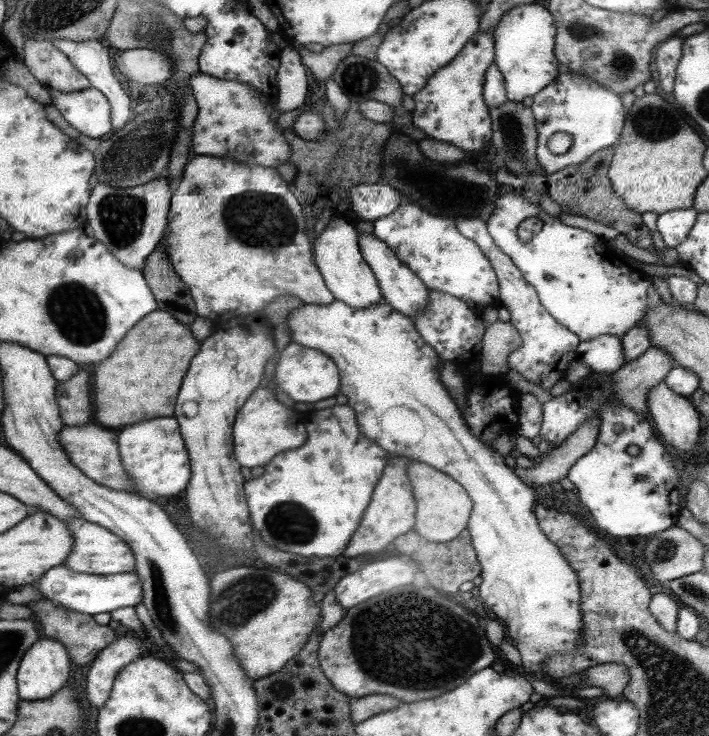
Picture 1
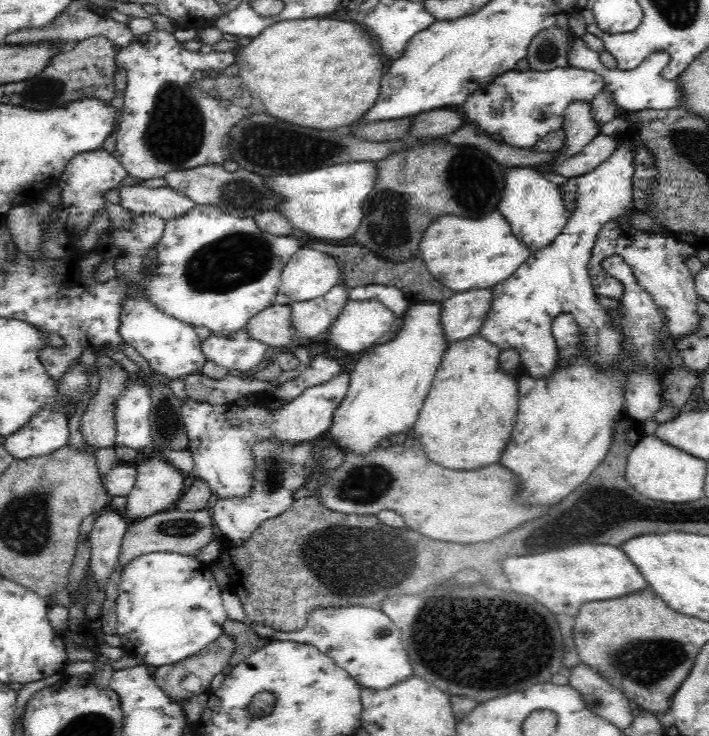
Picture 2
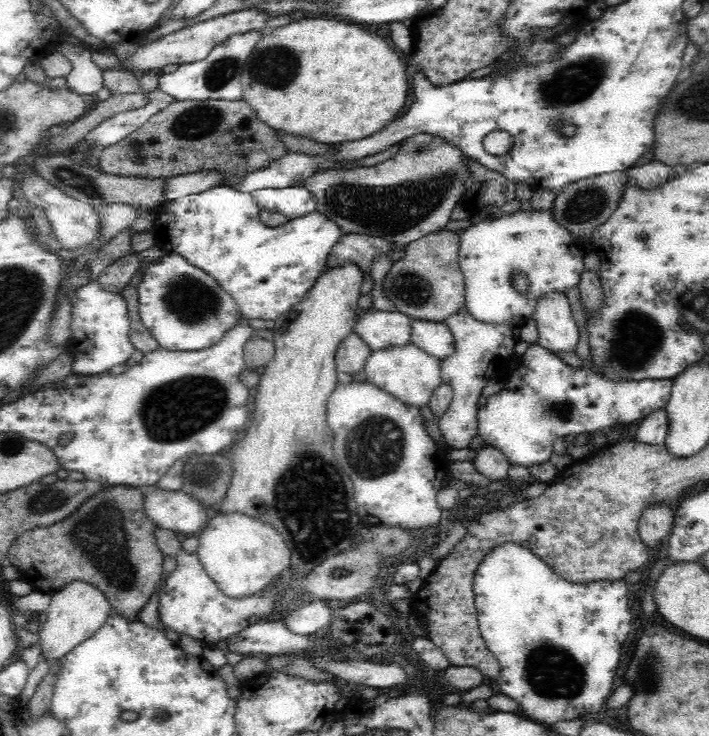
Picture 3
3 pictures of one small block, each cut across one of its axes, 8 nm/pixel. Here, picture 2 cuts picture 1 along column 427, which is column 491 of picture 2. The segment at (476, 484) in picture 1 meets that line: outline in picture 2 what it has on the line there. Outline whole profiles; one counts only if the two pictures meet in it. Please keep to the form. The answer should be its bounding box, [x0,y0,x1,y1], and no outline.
[414,334,518,470]

